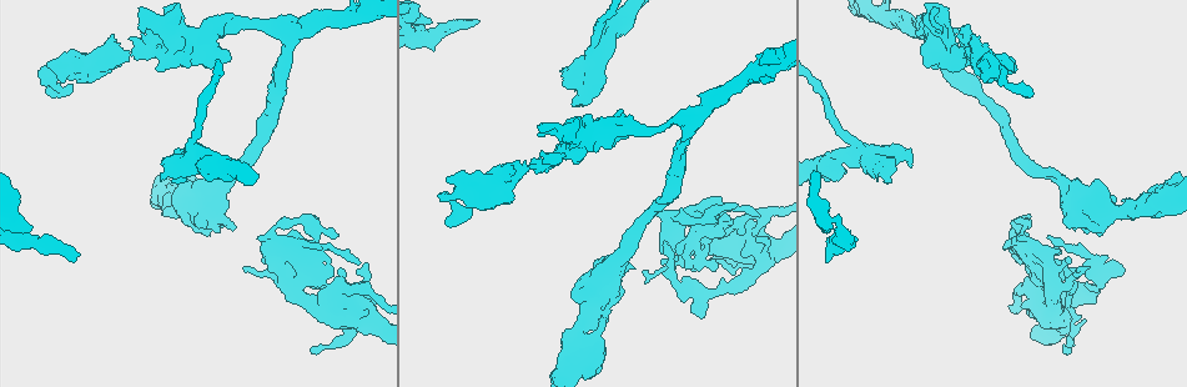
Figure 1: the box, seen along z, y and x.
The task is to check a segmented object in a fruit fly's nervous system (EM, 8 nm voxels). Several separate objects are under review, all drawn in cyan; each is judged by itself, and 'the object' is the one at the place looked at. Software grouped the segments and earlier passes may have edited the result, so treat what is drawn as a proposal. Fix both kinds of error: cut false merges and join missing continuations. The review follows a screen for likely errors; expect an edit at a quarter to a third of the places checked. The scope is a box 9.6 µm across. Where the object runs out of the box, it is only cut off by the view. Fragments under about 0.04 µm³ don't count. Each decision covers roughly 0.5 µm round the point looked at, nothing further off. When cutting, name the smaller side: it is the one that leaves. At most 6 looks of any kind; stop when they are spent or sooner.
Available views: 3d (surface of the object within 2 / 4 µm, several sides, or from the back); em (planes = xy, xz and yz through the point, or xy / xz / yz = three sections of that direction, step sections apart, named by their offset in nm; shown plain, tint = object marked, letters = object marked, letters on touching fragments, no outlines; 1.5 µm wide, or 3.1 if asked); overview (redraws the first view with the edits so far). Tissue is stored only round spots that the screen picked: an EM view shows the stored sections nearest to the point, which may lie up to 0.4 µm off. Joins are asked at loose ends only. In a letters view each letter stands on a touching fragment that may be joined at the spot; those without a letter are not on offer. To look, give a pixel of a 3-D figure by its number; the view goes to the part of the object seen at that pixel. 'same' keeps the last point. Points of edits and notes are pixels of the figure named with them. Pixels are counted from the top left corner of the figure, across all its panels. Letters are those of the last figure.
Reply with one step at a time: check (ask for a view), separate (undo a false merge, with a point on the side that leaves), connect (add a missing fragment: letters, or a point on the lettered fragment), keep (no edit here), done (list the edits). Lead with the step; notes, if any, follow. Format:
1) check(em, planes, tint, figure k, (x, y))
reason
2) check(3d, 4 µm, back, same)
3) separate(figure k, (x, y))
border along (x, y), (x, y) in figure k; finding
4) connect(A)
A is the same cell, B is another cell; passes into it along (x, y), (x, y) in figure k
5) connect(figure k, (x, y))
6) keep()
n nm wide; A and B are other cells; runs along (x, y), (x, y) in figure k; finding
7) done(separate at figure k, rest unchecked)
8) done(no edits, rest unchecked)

check(3d, 4 µm, figure 1, (172, 28))
sudden change in width

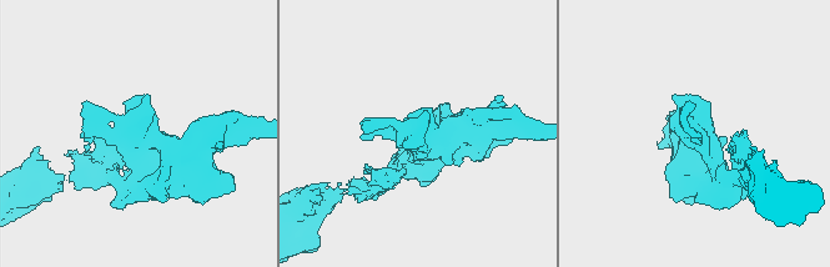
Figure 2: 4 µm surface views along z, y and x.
check(em, planes, letters, figure 2, (140, 131))

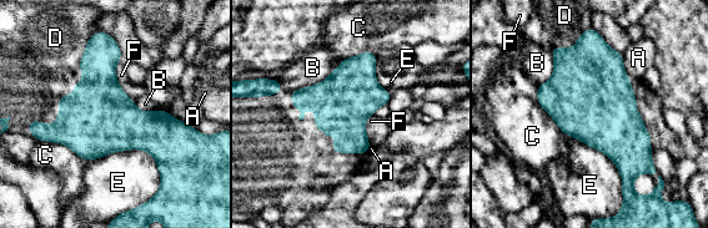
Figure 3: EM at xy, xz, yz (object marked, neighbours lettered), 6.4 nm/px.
keep()
E touches over 500 nm; A, B, C, D, E and F are other cells; border along (121, 56), (116, 81), (134, 101) in figure 3; all the same neuron

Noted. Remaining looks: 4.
check(3d, 2 µm, figure 1, (687, 121))

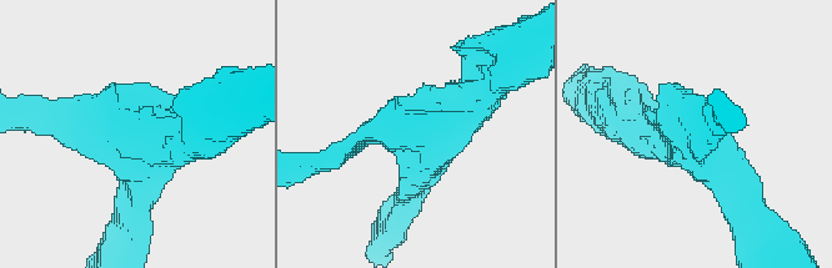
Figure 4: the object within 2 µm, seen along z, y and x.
check(em, planes, letters, figure 4, (139, 149))
3 arms; arms of 170, 200, 340 nm

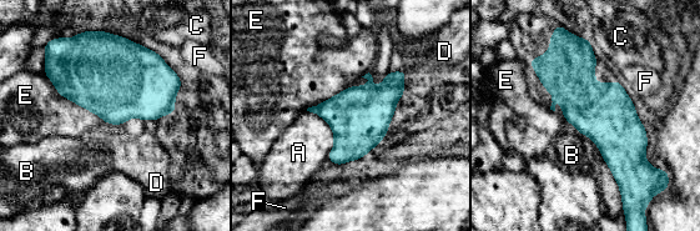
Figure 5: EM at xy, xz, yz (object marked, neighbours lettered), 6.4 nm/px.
keep()
A, B, C, D, E and F are other cells; runs along (559, 31), (617, 169) in figure 5; one neuron here

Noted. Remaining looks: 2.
check(em, xz, step 4, plain, figure 1, (354, 287))
thick turns thin

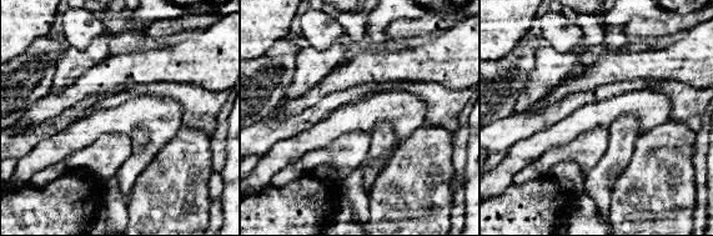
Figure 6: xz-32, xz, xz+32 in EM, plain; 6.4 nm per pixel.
check(em, xz, step 4, letters, same)

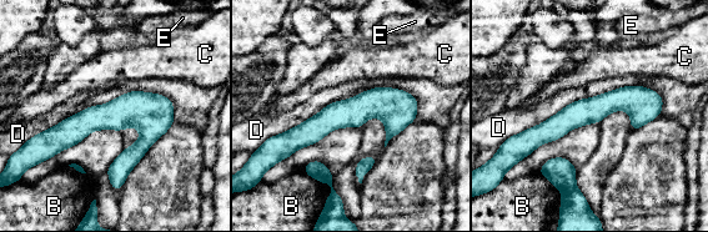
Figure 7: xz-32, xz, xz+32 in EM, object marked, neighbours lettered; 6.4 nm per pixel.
keep()
170 nm wide; B, C, D and E are other cells; runs along (659, 102), (606, 102), (522, 141) in figure 7; all the same neuron

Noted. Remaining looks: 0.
done(no edits, rest unchecked)

